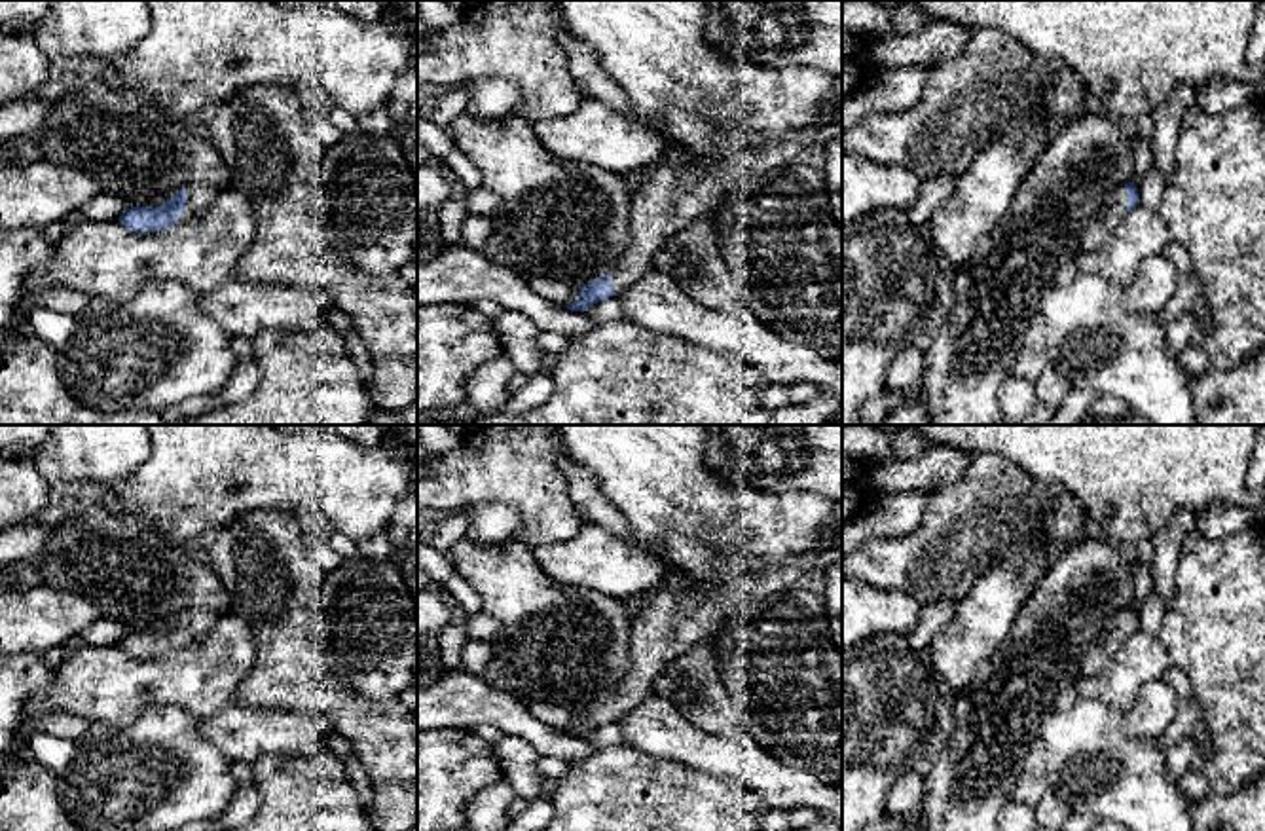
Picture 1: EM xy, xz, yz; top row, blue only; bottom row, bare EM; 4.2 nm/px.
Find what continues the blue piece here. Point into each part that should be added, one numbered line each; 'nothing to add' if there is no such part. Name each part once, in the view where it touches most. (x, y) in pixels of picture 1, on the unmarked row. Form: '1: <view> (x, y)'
1: xy (198, 623)

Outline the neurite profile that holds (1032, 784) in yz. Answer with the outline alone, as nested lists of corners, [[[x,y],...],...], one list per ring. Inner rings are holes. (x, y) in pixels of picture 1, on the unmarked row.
[[[1036,740],[1022,763],[1018,782],[1013,787],[1013,801],[1032,804],[1051,791],[1051,782],[1047,774],[1045,749],[1039,740]]]

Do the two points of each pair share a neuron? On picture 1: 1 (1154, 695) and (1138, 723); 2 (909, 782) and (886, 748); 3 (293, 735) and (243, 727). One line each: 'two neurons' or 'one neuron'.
1: one neuron
2: two neurons
3: one neuron

